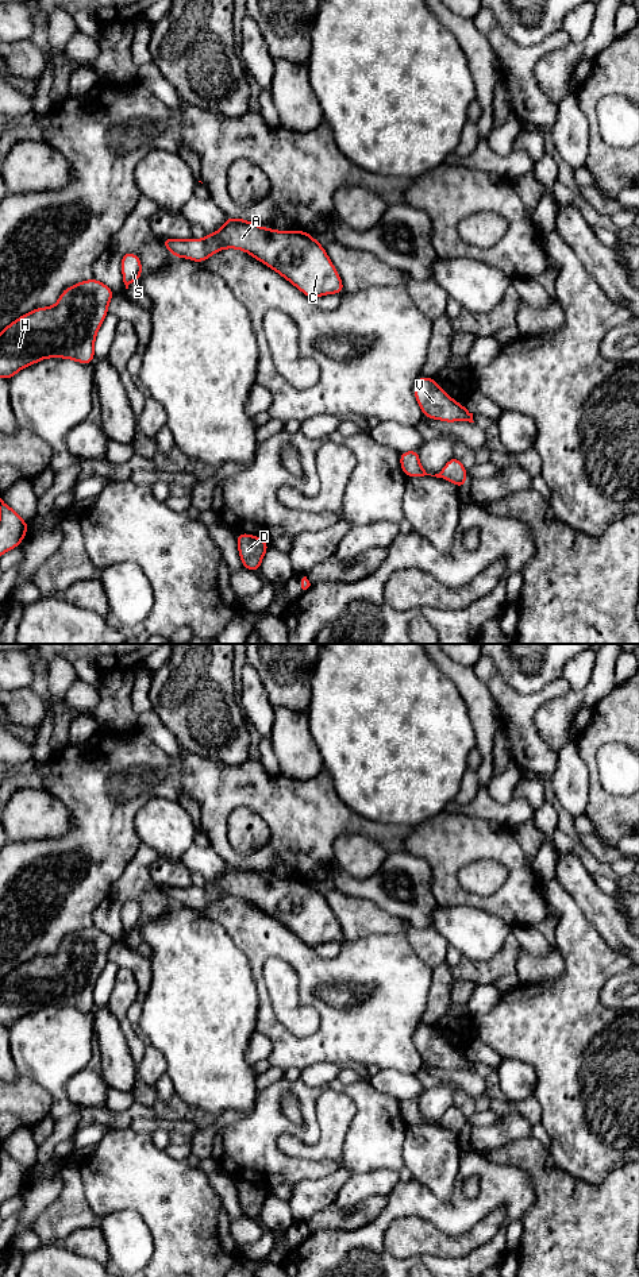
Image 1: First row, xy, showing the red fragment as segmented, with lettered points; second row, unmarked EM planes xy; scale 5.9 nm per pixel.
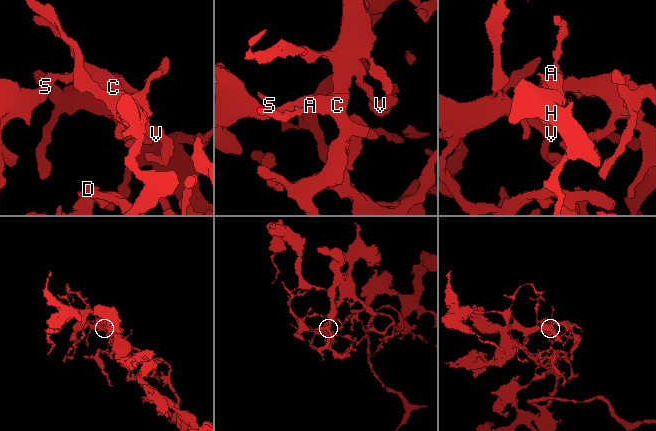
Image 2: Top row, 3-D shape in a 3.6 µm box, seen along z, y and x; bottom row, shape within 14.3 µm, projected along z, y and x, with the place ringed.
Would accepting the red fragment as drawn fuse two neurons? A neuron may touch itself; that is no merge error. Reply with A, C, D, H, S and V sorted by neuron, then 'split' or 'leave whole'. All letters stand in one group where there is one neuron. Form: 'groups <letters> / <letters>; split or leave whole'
groups A C D H S V; leave whole

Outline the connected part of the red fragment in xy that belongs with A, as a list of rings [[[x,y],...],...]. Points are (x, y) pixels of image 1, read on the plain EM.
[[[227,864],[226,872],[203,888],[162,886],[159,891],[174,906],[188,906],[197,911],[220,898],[238,896],[277,919],[312,948],[344,941],[342,927],[324,895],[311,881],[299,877],[274,879],[246,867]]]

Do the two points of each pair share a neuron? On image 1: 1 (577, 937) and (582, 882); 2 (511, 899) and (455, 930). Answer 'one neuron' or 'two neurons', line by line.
1: two neurons
2: two neurons

